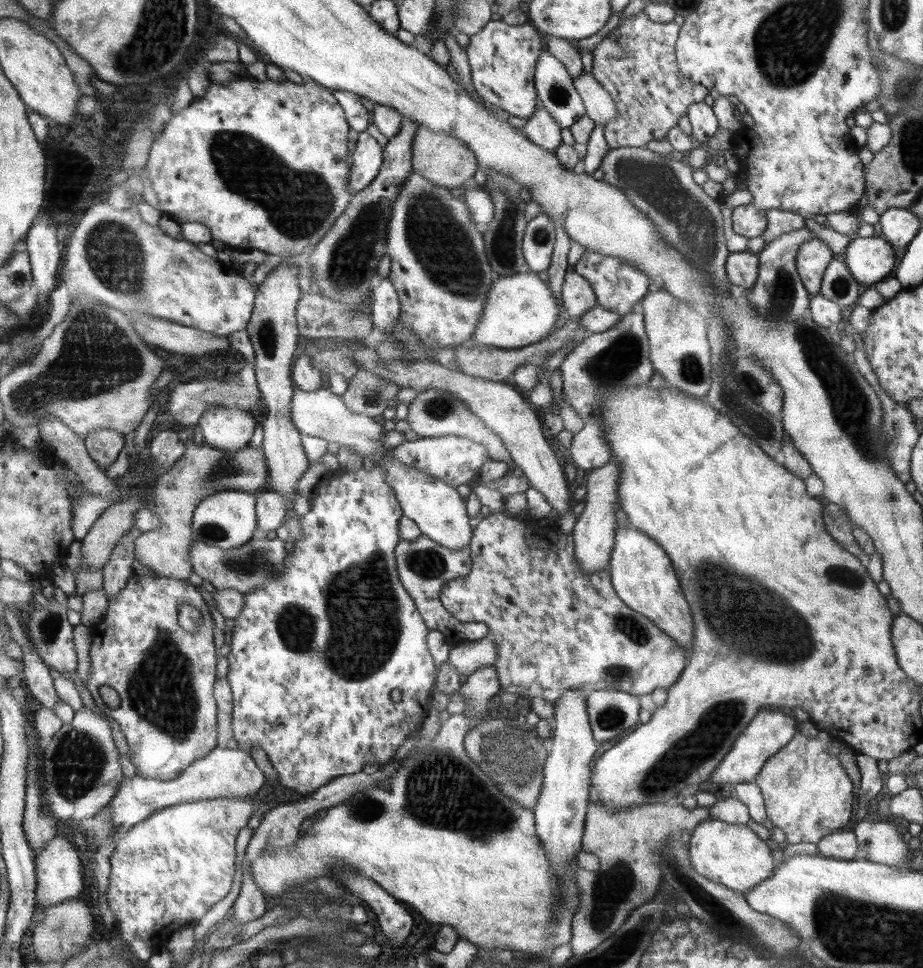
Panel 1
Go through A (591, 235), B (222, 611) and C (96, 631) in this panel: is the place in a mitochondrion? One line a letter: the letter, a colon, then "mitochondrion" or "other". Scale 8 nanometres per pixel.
A: other
B: other
C: other

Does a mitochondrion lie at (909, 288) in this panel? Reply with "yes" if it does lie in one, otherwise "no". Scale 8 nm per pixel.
no

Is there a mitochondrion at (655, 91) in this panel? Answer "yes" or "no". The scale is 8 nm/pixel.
no

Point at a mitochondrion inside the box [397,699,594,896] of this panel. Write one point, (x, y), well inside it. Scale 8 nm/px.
(515, 759)

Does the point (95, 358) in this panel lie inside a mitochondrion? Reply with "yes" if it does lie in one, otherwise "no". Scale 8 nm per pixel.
yes

